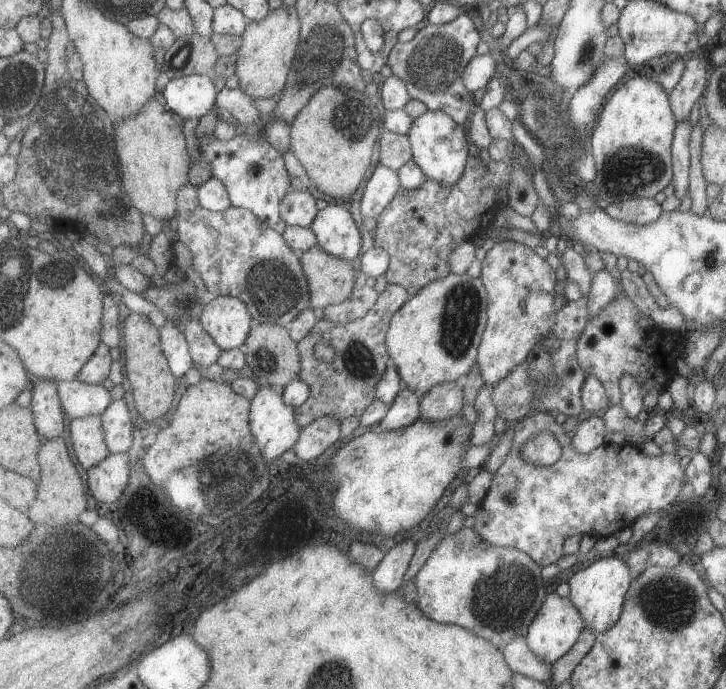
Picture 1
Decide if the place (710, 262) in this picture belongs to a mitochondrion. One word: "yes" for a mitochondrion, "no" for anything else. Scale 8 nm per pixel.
yes

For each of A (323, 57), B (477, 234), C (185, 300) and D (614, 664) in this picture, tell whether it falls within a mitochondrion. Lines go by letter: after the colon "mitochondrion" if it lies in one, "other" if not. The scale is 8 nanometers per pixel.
A: mitochondrion
B: other
C: mitochondrion
D: other

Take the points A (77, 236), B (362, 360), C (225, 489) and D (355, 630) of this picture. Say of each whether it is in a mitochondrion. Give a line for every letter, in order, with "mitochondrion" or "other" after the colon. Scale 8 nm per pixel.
A: other
B: mitochondrion
C: mitochondrion
D: other

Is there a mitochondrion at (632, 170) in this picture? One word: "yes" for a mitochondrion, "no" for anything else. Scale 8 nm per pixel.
yes

